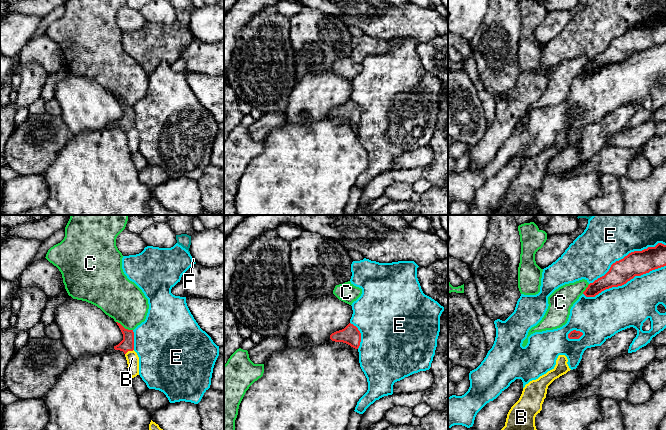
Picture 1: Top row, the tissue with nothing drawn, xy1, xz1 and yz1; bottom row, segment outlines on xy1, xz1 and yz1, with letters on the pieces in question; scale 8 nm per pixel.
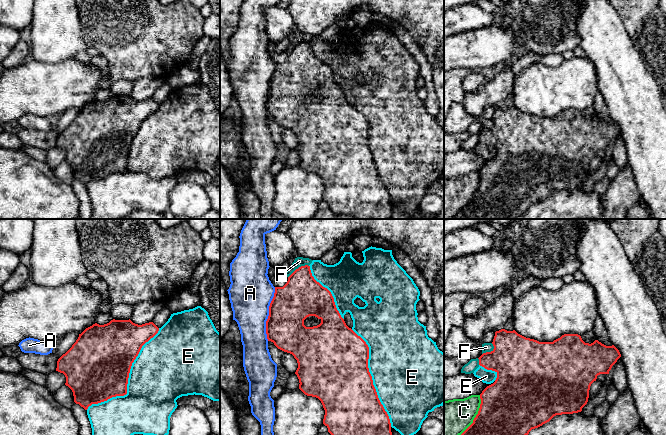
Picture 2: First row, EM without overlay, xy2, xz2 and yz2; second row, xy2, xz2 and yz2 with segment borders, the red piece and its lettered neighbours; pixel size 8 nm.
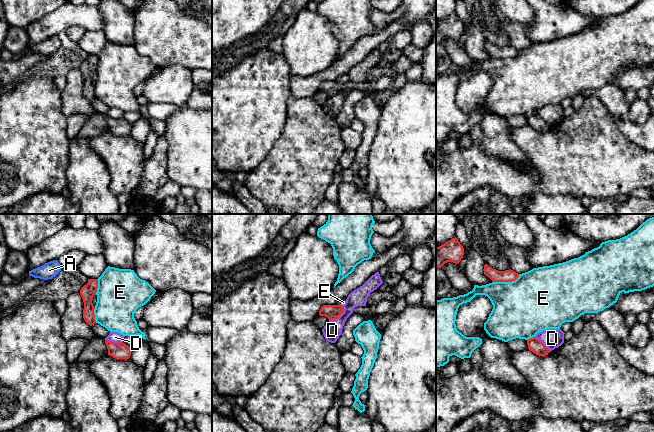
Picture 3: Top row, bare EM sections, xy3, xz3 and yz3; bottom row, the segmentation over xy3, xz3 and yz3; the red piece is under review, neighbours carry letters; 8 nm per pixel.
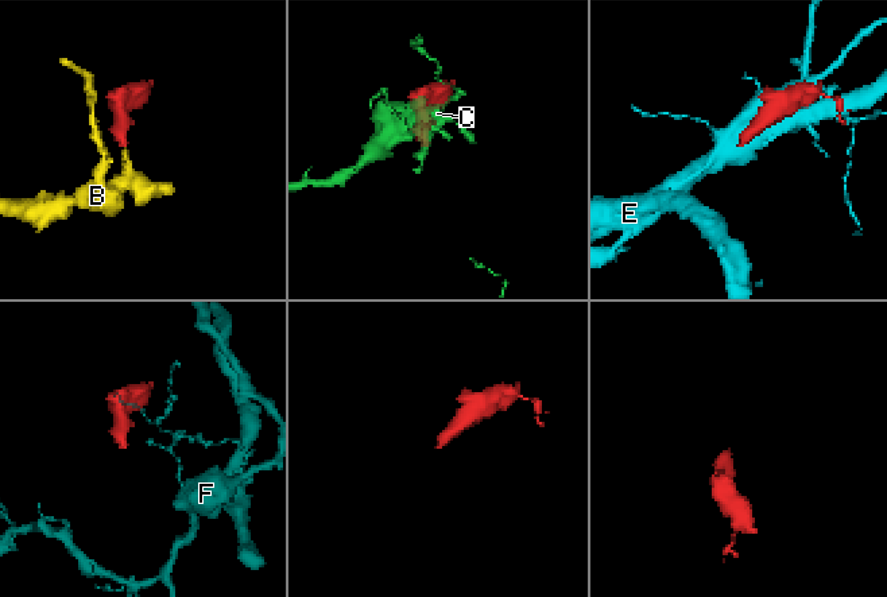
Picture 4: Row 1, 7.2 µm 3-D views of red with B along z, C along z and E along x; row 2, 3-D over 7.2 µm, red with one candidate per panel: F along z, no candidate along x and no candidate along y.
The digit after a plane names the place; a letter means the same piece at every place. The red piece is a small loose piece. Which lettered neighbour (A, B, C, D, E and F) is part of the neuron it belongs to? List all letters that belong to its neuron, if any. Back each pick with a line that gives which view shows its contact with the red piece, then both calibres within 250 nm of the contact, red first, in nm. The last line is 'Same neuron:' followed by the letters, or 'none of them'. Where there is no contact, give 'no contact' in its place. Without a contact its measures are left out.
B: contact in xy1; calibres 110 and 100 nm
Same neuron: B

